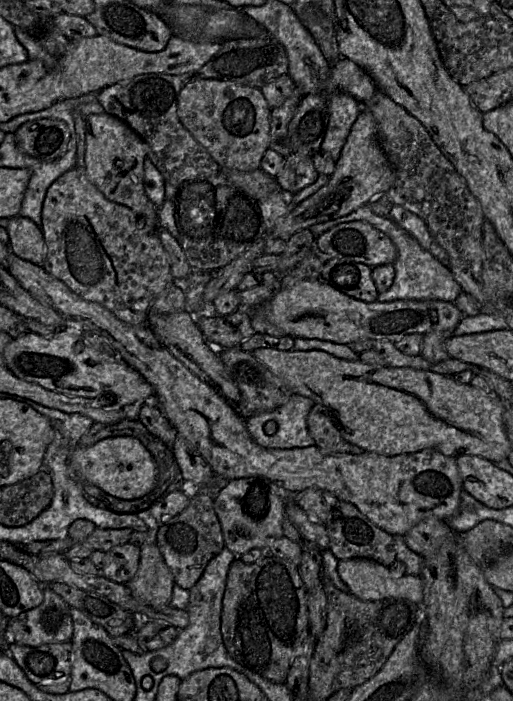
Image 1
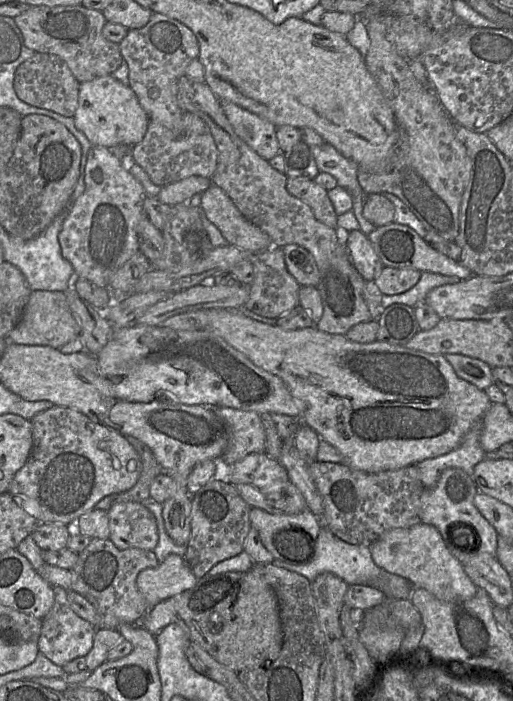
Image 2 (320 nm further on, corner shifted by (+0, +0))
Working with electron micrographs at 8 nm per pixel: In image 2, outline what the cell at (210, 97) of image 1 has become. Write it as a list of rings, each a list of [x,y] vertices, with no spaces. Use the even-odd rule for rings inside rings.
[[[221,101],[221,104],[235,133],[260,157],[269,161],[280,152],[273,123],[235,103]]]

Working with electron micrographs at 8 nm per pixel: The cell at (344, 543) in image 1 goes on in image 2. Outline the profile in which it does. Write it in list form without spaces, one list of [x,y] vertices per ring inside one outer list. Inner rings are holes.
[[[308,461],[308,469],[323,499],[325,526],[349,544],[370,547],[390,530],[420,523],[421,496],[426,488],[416,465],[367,473],[341,463]]]

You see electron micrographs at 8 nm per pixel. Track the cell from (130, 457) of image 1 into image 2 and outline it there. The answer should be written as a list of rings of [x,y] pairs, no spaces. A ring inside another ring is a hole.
[[[57,405],[37,413],[30,421],[32,450],[25,464],[14,475],[7,493],[39,523],[74,524],[105,496],[127,491],[136,484],[142,469],[139,454],[118,431],[93,422],[75,409]]]

